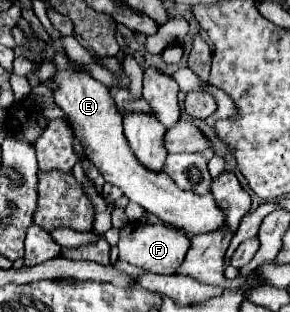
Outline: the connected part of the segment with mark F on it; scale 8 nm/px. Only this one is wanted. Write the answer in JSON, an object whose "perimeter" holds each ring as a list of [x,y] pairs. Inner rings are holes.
{"perimeter":[[[127,223],[121,229],[121,237],[119,237],[119,259],[141,267],[143,271],[149,273],[163,273],[163,275],[173,275],[181,261],[185,259],[185,253],[189,249],[189,239],[185,233],[173,231],[169,227],[163,225],[143,225],[143,223]]]}

